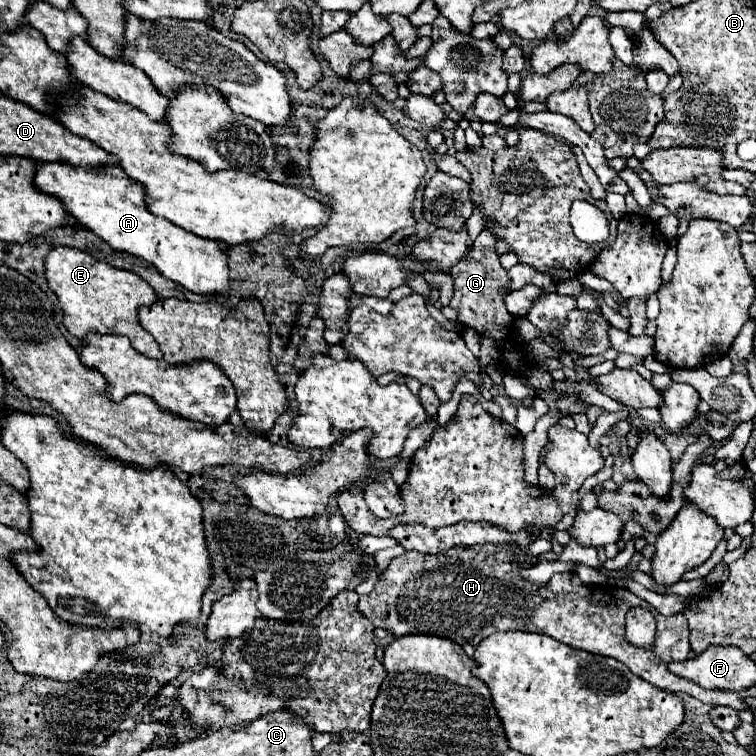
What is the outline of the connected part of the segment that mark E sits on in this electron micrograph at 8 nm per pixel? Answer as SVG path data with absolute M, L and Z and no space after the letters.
M55 247L45 257L45 279L49 289L59 299L63 325L71 335L79 339L83 339L87 331L125 335L139 353L153 359L163 359L157 341L149 337L149 333L143 331L137 321L137 309L141 305L153 305L153 301L157 301L155 291L139 275L99 261L85 251L73 247Z

